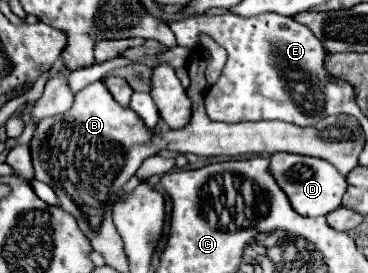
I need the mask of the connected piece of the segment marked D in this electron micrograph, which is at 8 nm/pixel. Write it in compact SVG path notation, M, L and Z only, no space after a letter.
M290 153L272 155L272 175L276 177L284 193L288 193L292 207L304 217L320 217L332 213L342 205L342 197L348 189L346 177L340 175L328 161L306 155L290 155Z

